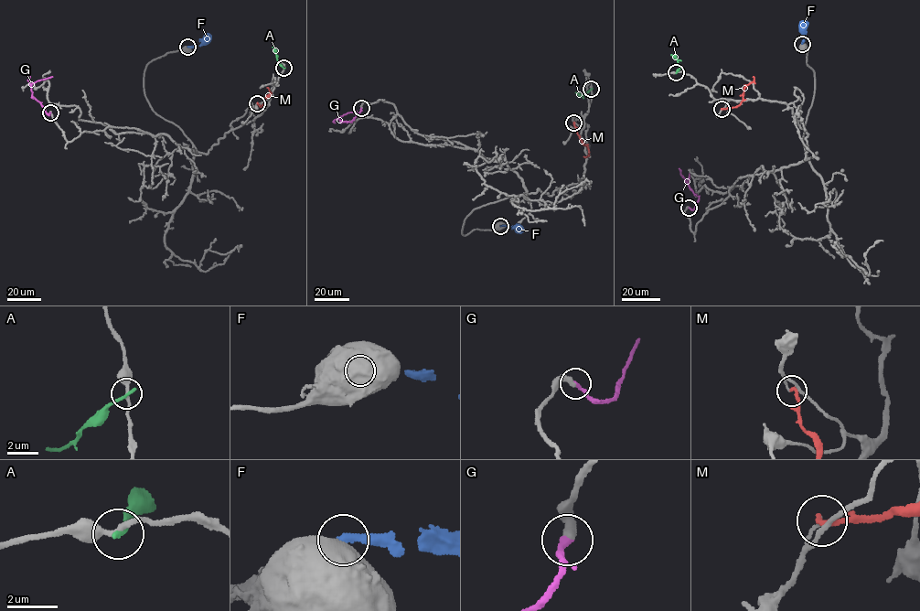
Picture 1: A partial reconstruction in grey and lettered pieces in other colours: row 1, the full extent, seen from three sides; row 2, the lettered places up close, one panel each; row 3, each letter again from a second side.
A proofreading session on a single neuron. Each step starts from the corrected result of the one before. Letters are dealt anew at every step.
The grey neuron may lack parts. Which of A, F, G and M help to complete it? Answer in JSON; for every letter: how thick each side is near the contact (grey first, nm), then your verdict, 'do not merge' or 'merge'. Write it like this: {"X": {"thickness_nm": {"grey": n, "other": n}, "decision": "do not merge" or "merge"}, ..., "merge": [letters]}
{"A": {"thickness_nm": {"grey": 240, "other": 240}, "decision": "do not merge"}, "F": {"thickness_nm": {"grey": 900, "other": 320}, "decision": "do not merge"}, "G": {"thickness_nm": {"grey": 400, "other": 280}, "decision": "merge"}, "M": {"thickness_nm": {"grey": 120, "other": 240}, "decision": "do not merge"}, "merge": ["G"]}

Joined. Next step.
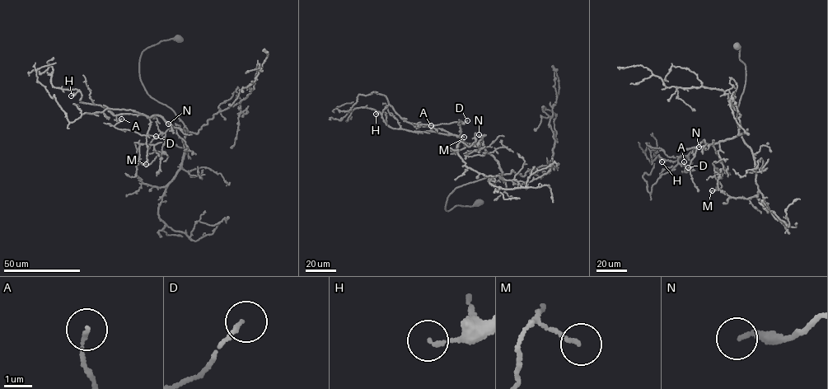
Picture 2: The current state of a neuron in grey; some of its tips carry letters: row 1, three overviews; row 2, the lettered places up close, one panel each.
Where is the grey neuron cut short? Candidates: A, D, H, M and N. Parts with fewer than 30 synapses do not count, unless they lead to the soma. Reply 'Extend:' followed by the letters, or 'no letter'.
Extend: no letter

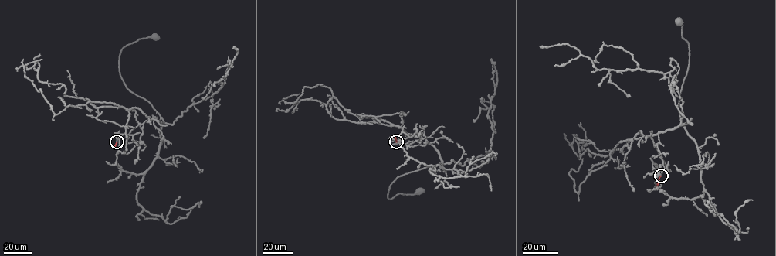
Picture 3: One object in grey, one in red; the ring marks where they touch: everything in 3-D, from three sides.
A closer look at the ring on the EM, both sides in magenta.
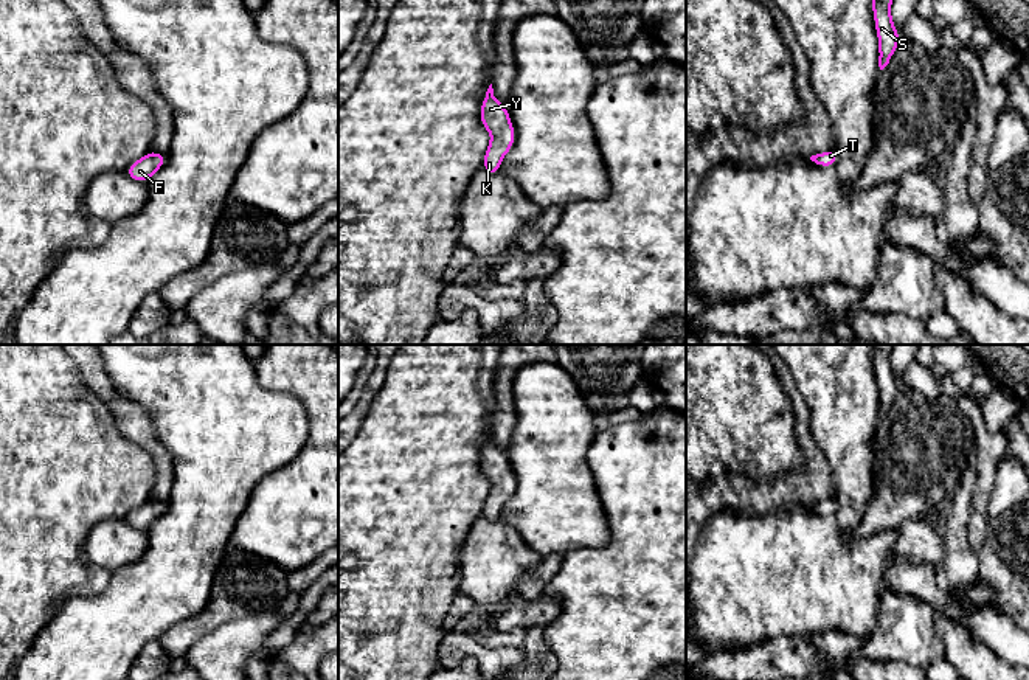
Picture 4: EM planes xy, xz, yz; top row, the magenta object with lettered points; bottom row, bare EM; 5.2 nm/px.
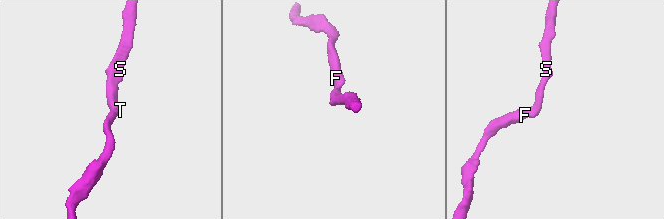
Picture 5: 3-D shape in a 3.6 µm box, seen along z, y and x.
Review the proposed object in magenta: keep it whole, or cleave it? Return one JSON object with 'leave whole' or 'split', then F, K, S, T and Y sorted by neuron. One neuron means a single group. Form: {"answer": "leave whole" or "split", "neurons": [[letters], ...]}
{"answer": "leave whole", "neurons": [["F", "K", "S", "T", "Y"]]}

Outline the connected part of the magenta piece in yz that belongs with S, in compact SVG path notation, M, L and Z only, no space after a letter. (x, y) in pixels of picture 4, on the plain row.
M872 345L872 363L875 368L875 382L878 385L878 415L883 418L899 394L900 380L896 377L891 363L894 345Z

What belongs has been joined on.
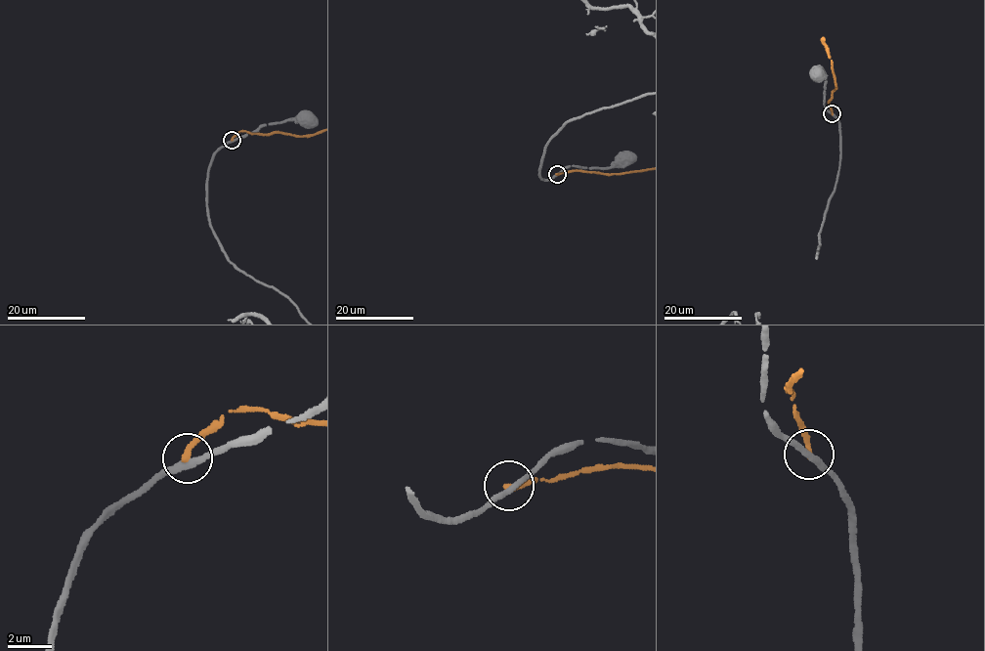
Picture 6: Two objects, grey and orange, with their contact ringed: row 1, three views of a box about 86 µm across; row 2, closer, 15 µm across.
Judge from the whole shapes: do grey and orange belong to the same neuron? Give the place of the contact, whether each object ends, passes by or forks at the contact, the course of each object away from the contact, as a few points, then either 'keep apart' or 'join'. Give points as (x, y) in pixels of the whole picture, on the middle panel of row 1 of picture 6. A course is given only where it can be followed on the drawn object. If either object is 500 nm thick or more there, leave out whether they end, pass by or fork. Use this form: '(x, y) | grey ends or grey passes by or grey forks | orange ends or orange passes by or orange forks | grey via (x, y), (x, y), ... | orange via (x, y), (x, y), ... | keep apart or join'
(557, 174) | grey passes by | orange ends | grey via (556, 174), (572, 166), (611, 168), (625, 157) | keep apart

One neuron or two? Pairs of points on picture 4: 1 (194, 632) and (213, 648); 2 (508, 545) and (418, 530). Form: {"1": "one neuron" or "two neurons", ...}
{"1": "two neurons", "2": "two neurons"}

